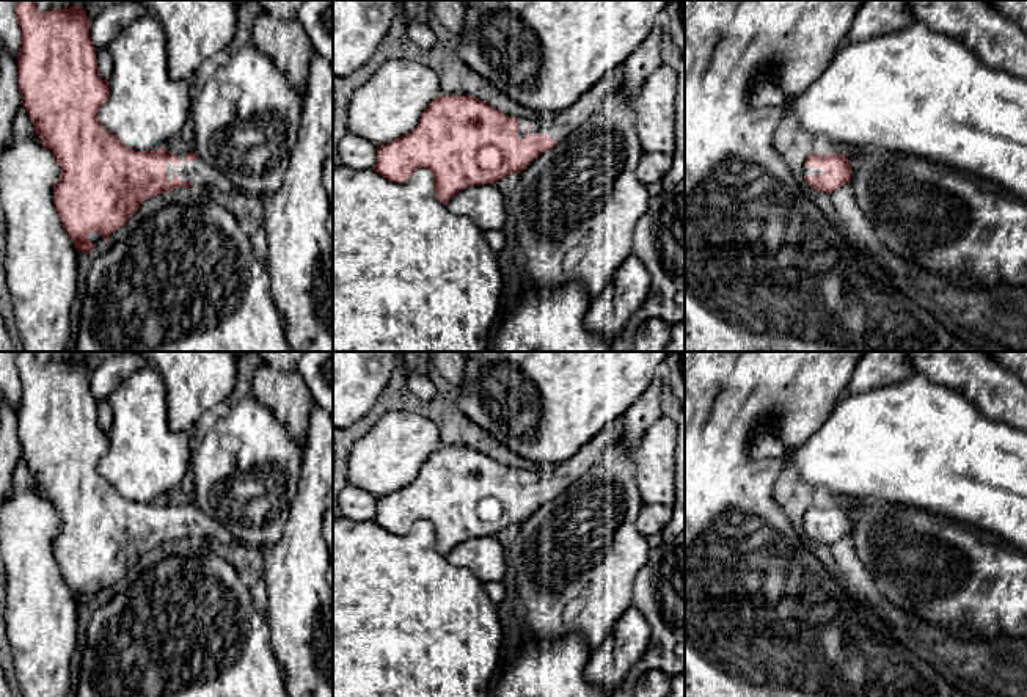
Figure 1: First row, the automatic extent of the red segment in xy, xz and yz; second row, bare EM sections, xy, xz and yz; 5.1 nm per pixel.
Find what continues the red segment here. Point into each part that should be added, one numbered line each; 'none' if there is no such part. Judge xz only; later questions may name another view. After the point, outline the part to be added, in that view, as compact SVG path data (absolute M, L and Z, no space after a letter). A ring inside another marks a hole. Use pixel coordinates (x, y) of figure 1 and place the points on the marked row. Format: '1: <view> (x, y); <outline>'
1: xz (559, 126); M620 64L609 71L589 91L586 91L570 108L554 116L539 119L518 119L518 138L526 133L548 133L551 140L561 143L572 132L579 129L598 108L601 100L612 91L619 89L625 82L625 66Z

